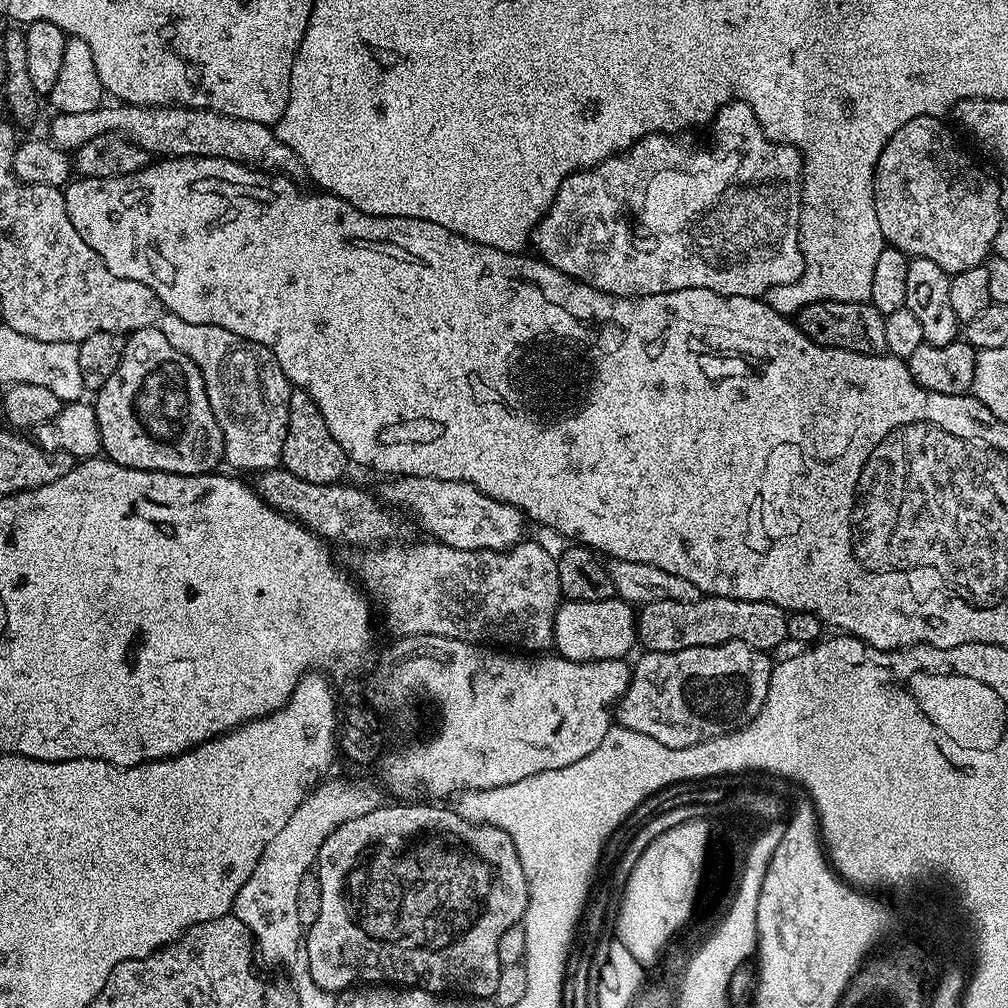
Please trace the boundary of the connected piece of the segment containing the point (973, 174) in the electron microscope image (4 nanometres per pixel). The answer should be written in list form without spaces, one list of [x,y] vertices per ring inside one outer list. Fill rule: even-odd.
[[[919,116],[918,118],[910,118],[910,122],[906,122],[906,126],[902,126],[902,130],[898,130],[890,138],[890,142],[886,142],[886,146],[882,150],[882,154],[876,163],[874,170],[874,214],[878,214],[878,226],[884,235],[885,245],[897,248],[898,251],[904,253],[909,258],[926,258],[930,262],[934,262],[934,266],[942,266],[942,270],[949,274],[955,274],[962,270],[974,270],[981,267],[993,255],[996,247],[996,239],[998,238],[998,230],[1002,226],[1002,222],[1006,219],[1006,212],[1000,205],[1000,188],[996,185],[996,180],[992,176],[987,176],[966,153],[960,149],[958,141],[952,137],[950,129],[944,125],[945,121],[938,116]]]

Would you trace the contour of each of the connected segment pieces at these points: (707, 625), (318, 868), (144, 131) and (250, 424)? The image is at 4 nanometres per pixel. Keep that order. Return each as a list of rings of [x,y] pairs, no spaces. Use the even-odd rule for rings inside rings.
[[[701,595],[699,600],[667,600],[643,605],[638,612],[636,630],[639,643],[644,643],[643,647],[649,652],[677,652],[690,646],[718,646],[731,640],[746,642],[746,646],[757,650],[775,650],[783,640],[788,639],[787,621],[788,613],[770,602]]]
[[[388,802],[383,808],[376,809],[364,817],[354,818],[336,830],[322,843],[320,853],[314,865],[314,874],[322,890],[322,902],[318,910],[318,918],[307,925],[306,939],[303,945],[309,947],[312,959],[312,972],[315,972],[316,983],[322,990],[339,994],[353,986],[365,982],[387,982],[392,986],[416,985],[427,992],[437,994],[459,994],[464,998],[492,998],[498,990],[498,938],[502,938],[502,930],[521,923],[528,905],[528,883],[518,862],[518,854],[514,844],[502,830],[489,824],[472,824],[464,820],[451,807],[435,808],[435,803],[416,804],[420,802]]]
[[[119,102],[109,106],[101,106],[94,110],[86,110],[86,114],[70,114],[61,112],[53,115],[52,125],[49,126],[47,135],[53,144],[57,144],[69,154],[76,149],[86,146],[98,134],[118,134],[124,136],[130,142],[142,146],[144,150],[156,158],[179,158],[182,156],[205,156],[206,158],[226,158],[230,162],[244,164],[248,168],[255,168],[257,172],[267,172],[289,178],[300,178],[305,175],[304,167],[299,158],[276,137],[275,131],[269,125],[262,122],[246,122],[242,118],[230,118],[217,112],[211,112],[209,108],[194,108],[191,106],[165,106],[162,108],[142,108],[137,104],[122,104]]]
[[[169,311],[161,315],[158,326],[170,346],[186,354],[202,374],[210,410],[214,410],[214,418],[218,418],[224,435],[226,464],[251,474],[281,467],[280,455],[288,429],[288,403],[294,388],[271,350],[238,334],[230,334],[230,330],[222,330],[222,326],[186,322],[186,318],[178,318],[178,314]]]

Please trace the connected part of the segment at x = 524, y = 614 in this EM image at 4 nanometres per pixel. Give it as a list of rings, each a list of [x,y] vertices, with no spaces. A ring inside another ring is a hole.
[[[528,538],[519,544],[515,544],[507,552],[495,552],[494,550],[458,550],[454,546],[446,546],[439,542],[427,542],[428,544],[400,543],[388,542],[383,546],[369,547],[365,551],[368,553],[360,560],[360,576],[358,575],[359,583],[373,597],[376,595],[380,599],[380,604],[384,607],[384,616],[388,619],[388,628],[394,634],[393,637],[441,636],[451,640],[465,640],[467,644],[475,644],[477,646],[499,646],[504,650],[519,650],[524,654],[544,654],[553,647],[554,618],[562,603],[562,597],[560,595],[560,583],[558,582],[556,556],[553,553],[548,553],[542,545],[535,544],[531,538]]]

